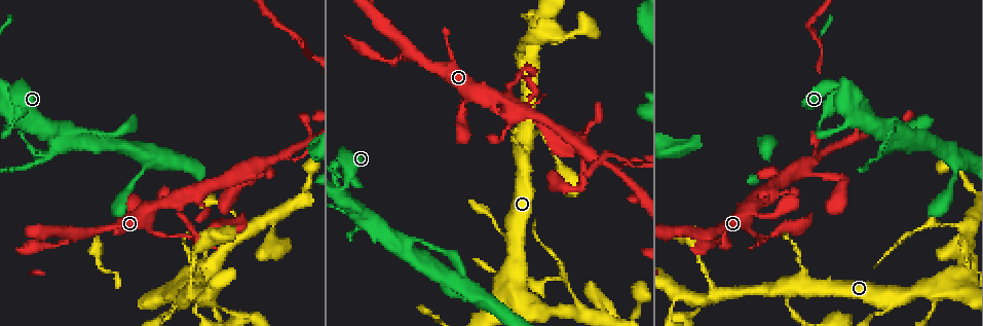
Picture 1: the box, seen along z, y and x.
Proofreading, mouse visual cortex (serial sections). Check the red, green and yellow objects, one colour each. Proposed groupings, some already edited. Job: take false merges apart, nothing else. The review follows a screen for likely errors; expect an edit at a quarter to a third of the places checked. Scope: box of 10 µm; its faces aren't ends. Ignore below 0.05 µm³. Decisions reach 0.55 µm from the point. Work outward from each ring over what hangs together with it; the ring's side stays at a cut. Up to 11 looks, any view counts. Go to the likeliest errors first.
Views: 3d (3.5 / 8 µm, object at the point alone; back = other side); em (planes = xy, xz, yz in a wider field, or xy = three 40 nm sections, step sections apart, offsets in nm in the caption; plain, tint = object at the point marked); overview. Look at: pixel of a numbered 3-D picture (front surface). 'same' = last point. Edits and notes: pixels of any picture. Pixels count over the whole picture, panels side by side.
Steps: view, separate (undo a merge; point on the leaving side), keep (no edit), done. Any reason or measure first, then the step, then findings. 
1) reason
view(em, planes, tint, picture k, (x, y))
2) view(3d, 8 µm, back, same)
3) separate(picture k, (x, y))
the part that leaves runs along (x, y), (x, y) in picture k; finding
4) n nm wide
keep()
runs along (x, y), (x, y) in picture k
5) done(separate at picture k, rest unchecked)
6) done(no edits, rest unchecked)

small branch off a trunk
view(3d, 3.5 µm, picture 1, (248, 226))

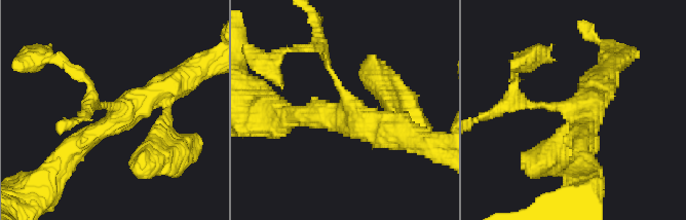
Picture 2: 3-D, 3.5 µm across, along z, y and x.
3 arms; arms of 150, 350, 400 nm
view(em, xy, step 3, tint, picture 2, (346, 97))

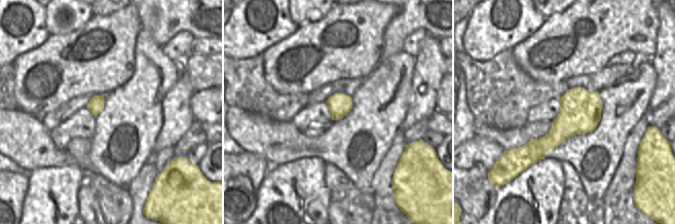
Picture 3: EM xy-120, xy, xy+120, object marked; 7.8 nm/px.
view(em, xy, step 5, tint, same)

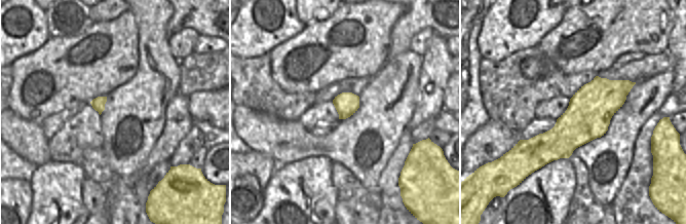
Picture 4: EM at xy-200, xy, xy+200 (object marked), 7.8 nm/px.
separate(picture 2, (315, 43))
the part that leaves runs along (330, 70), (324, 48), (289, 48), (270, 62) in picture 2; a second cell is stuck on

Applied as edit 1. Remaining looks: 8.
redraw
view(overview)

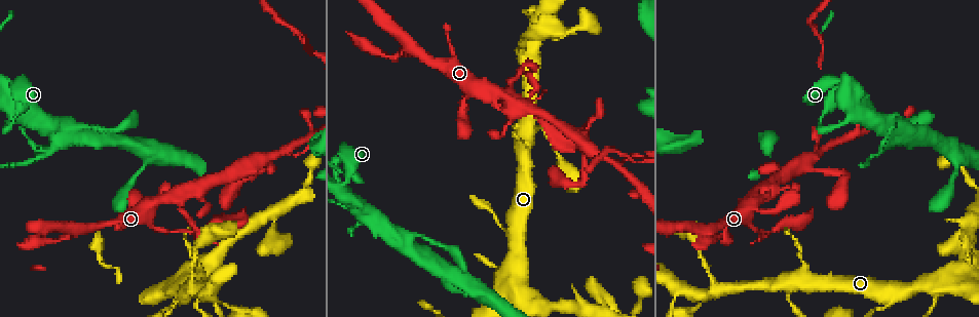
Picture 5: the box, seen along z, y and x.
thin arm on a thick one
view(3d, 3.5 µm, picture 5, (286, 148))

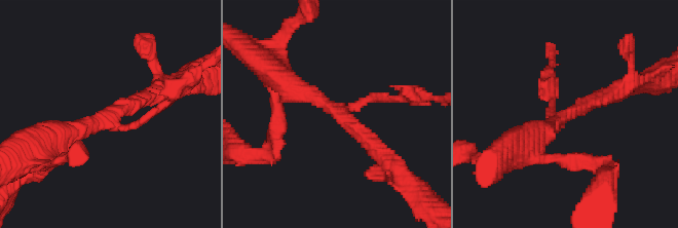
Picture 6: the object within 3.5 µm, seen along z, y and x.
3 arms; arms of 150, 250, 400 nm; need the tissue
view(em, xy, step 5, tint, picture 6, (565, 117))

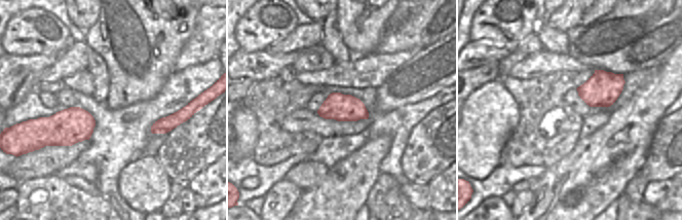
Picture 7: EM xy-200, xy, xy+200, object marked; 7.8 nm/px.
separate(picture 6, (153, 112))
the part that leaves runs along (118, 126), (166, 105), (185, 73) in picture 6; a second cell is stuck on

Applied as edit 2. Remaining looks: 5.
view(3d, 8 µm, back, picture 5, (156, 227))

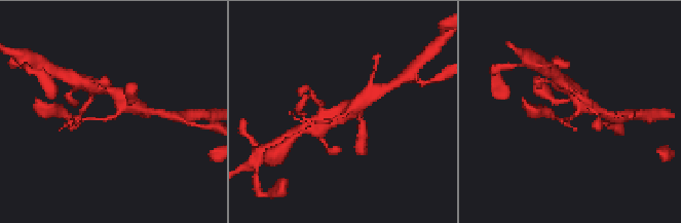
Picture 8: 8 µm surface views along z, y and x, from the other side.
arms of 150, 500 nm
view(em, xy, step 1, tint, same)

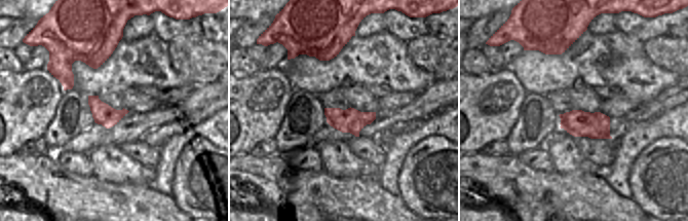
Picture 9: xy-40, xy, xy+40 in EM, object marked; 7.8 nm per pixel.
keep()
runs along (362, 99), (344, 115), (315, 121) in picture 8; one cell here

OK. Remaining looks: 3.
four or more arms meet
view(3d, 8 µm, picture 5, (80, 127))

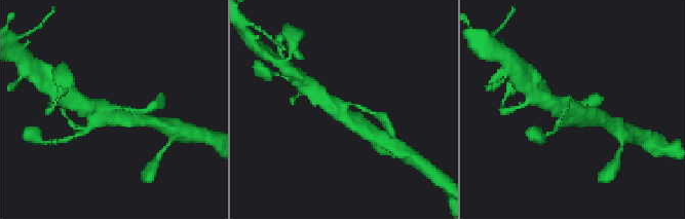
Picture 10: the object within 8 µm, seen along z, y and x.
view(3d, 3.5 µm, same)

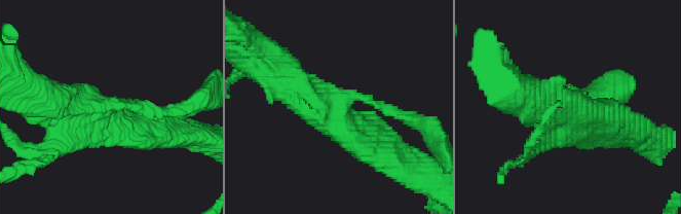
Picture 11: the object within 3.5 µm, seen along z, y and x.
view(em, xy, step 5, tint, picture 11, (340, 99))

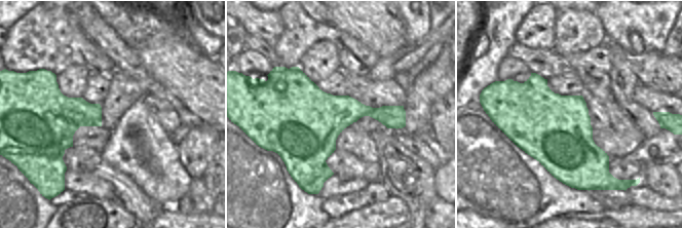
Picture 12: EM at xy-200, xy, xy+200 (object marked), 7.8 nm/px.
keep()
runs along (269, 65), (361, 144), (377, 152) in picture 11; one cell here

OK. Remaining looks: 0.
done(separate at picture 2, separate at picture 6, rest unchecked)

